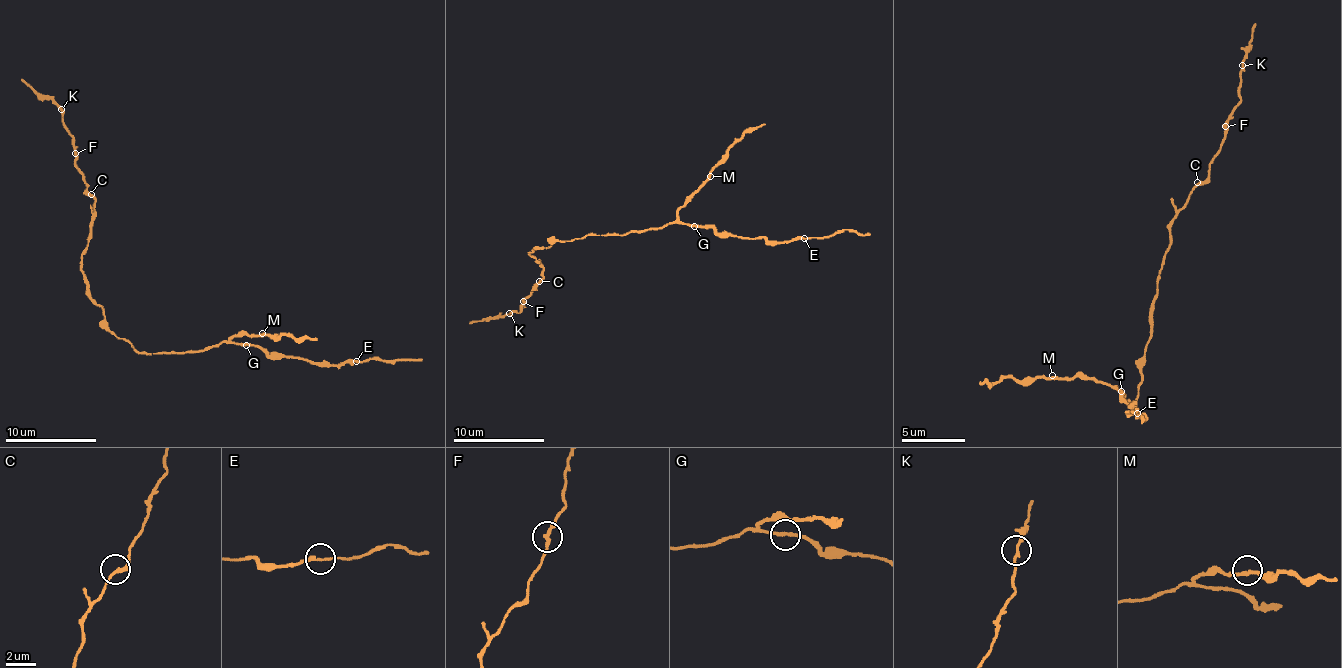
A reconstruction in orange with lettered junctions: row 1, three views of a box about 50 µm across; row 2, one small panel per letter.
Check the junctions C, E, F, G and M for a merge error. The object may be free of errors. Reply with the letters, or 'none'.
none

